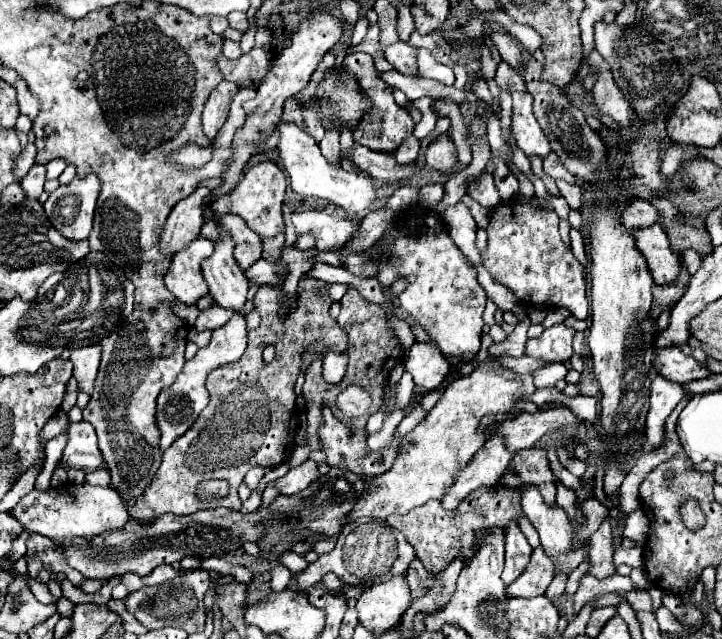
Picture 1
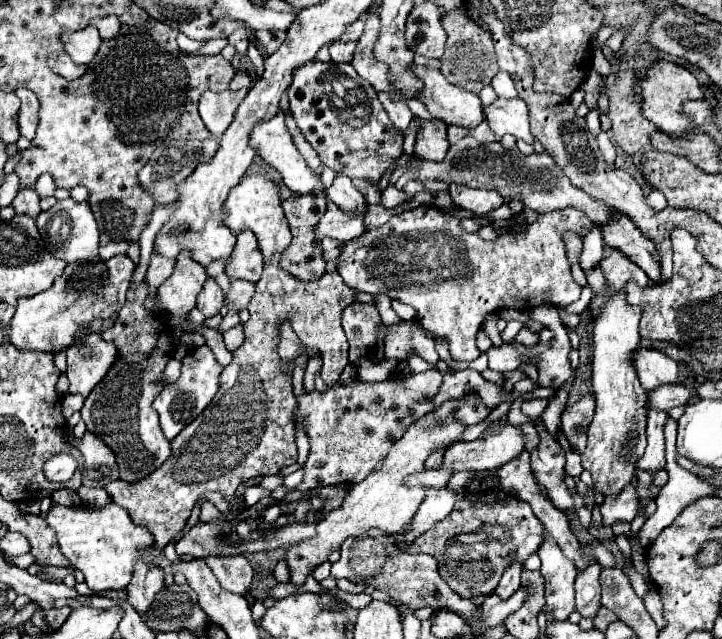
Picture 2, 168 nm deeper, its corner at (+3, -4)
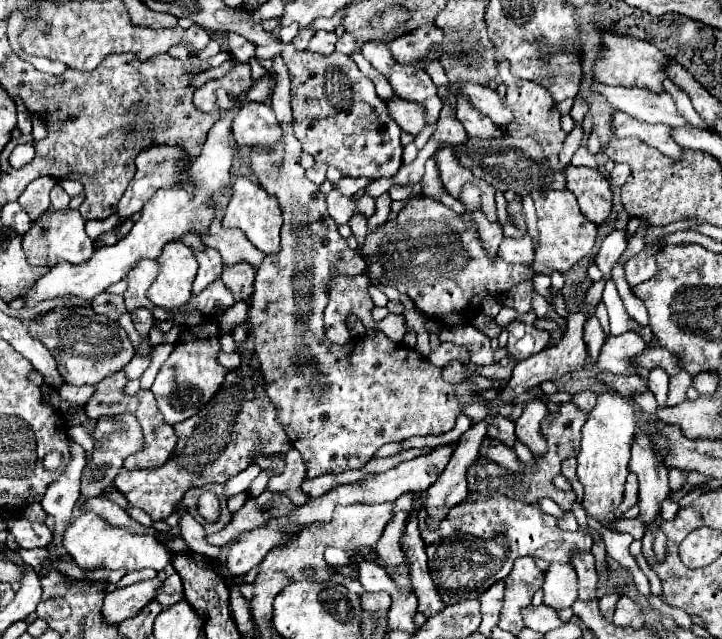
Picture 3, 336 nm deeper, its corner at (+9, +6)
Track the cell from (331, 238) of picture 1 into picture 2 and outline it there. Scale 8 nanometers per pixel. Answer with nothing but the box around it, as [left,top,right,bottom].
[337,205,593,361]

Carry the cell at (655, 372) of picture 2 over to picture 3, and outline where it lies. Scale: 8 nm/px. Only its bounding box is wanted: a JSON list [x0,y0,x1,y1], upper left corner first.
[597,331,649,377]

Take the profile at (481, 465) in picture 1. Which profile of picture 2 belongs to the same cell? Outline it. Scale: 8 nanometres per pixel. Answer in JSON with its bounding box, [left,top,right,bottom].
[401,489,459,543]

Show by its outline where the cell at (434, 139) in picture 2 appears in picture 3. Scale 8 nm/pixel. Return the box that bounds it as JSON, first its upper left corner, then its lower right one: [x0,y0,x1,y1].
[387,97,427,135]

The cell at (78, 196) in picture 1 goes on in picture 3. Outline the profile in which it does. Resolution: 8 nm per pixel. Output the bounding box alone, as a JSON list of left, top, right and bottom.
[23,207,95,267]

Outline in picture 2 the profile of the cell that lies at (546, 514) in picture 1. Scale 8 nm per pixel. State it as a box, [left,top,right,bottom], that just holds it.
[539,539,575,621]

